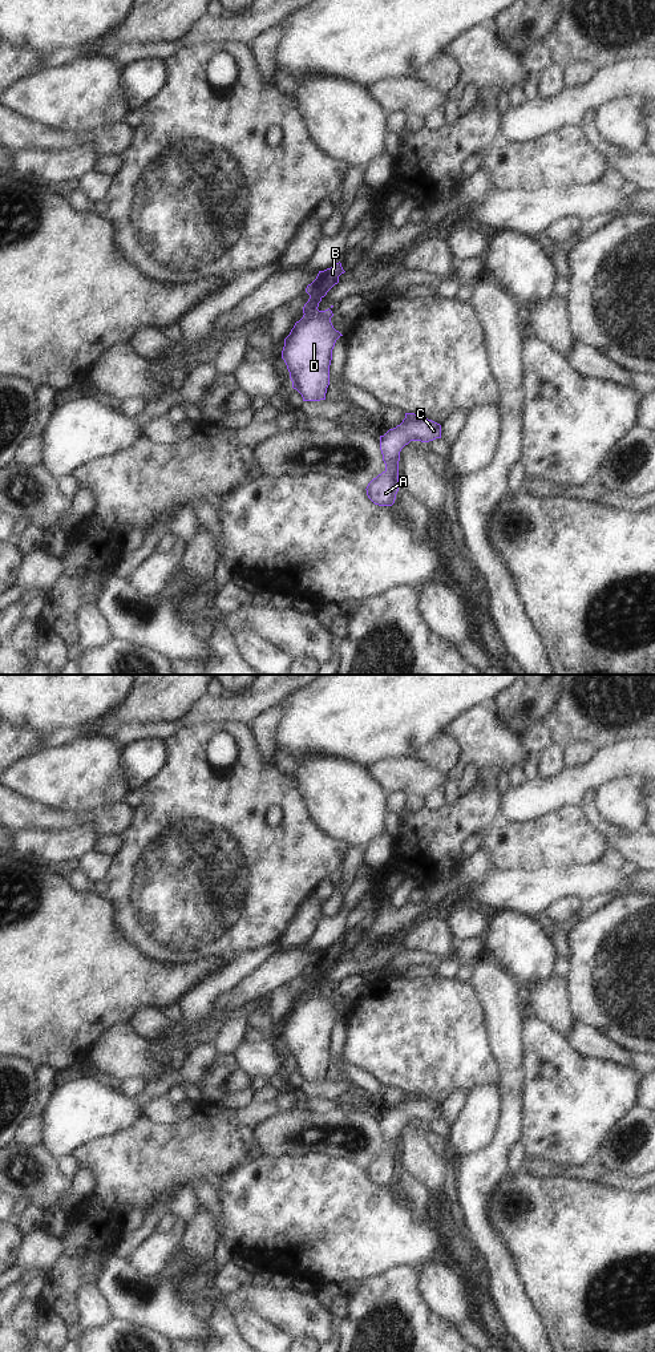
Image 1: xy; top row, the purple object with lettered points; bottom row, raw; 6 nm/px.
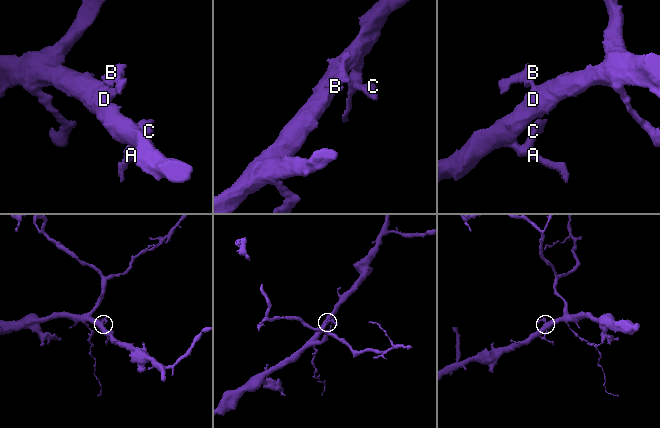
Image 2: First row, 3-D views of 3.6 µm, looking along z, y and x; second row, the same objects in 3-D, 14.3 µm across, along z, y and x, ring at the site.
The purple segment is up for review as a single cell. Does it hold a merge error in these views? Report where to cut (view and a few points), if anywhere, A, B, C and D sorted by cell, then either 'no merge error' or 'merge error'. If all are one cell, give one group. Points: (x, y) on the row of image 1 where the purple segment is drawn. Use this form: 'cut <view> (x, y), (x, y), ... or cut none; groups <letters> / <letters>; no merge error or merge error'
cut xy (316, 308), (304, 315); groups A C D / B; merge error

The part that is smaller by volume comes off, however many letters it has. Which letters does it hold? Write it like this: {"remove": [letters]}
{"remove": ["B"]}

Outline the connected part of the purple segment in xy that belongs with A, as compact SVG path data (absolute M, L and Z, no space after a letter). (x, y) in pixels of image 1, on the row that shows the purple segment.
M405 413L400 425L380 436L380 450L385 470L373 478L367 486L368 498L379 506L392 506L399 491L399 461L401 449L411 441L429 442L441 438L441 425L420 417L415 413Z

